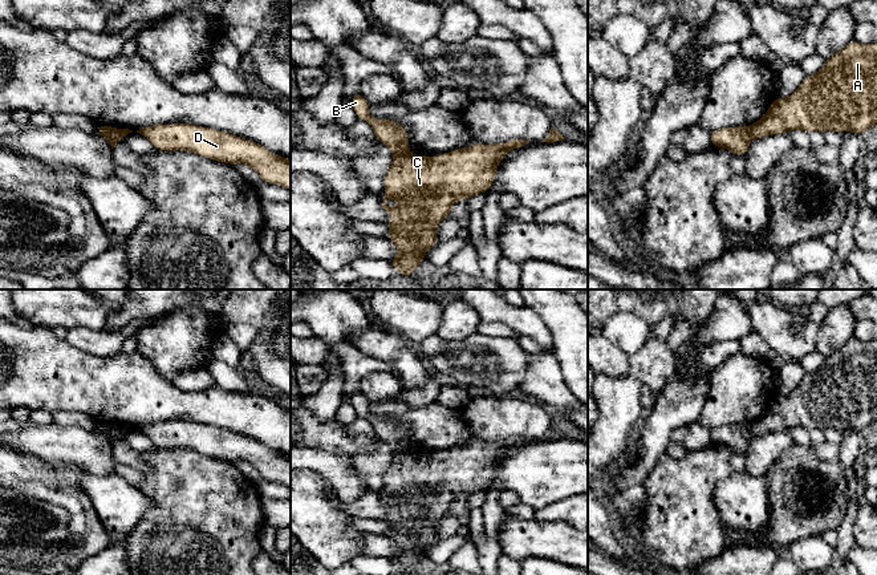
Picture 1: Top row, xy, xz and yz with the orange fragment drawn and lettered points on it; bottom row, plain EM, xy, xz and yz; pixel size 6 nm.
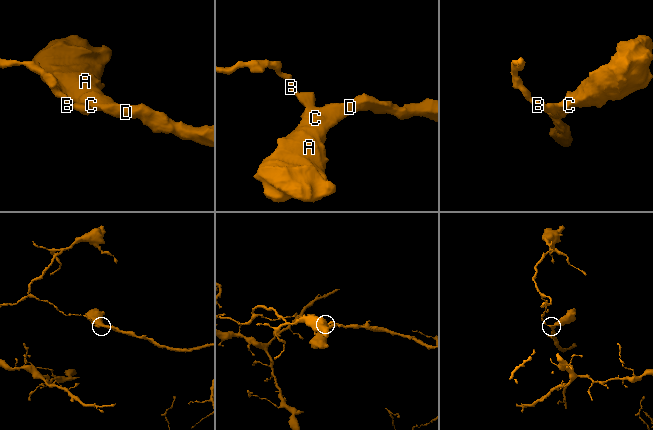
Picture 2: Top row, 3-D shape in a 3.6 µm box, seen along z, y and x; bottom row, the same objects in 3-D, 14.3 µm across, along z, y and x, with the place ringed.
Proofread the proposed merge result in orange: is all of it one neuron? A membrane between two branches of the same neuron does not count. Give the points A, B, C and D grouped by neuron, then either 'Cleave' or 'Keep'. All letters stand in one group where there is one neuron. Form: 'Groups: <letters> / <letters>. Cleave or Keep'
Groups: A C D / B. Cleave

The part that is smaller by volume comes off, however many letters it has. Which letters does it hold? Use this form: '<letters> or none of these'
A, C, D

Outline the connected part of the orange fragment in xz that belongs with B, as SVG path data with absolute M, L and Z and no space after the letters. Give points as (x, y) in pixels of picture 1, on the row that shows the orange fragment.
M360 90L353 96L350 105L357 118L366 121L373 127L375 138L386 145L394 155L409 153L409 137L403 125L394 120L373 118L369 112L370 104Z

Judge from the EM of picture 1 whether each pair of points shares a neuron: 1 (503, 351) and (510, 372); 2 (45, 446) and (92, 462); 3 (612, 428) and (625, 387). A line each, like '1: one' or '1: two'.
1: one
2: one
3: one

